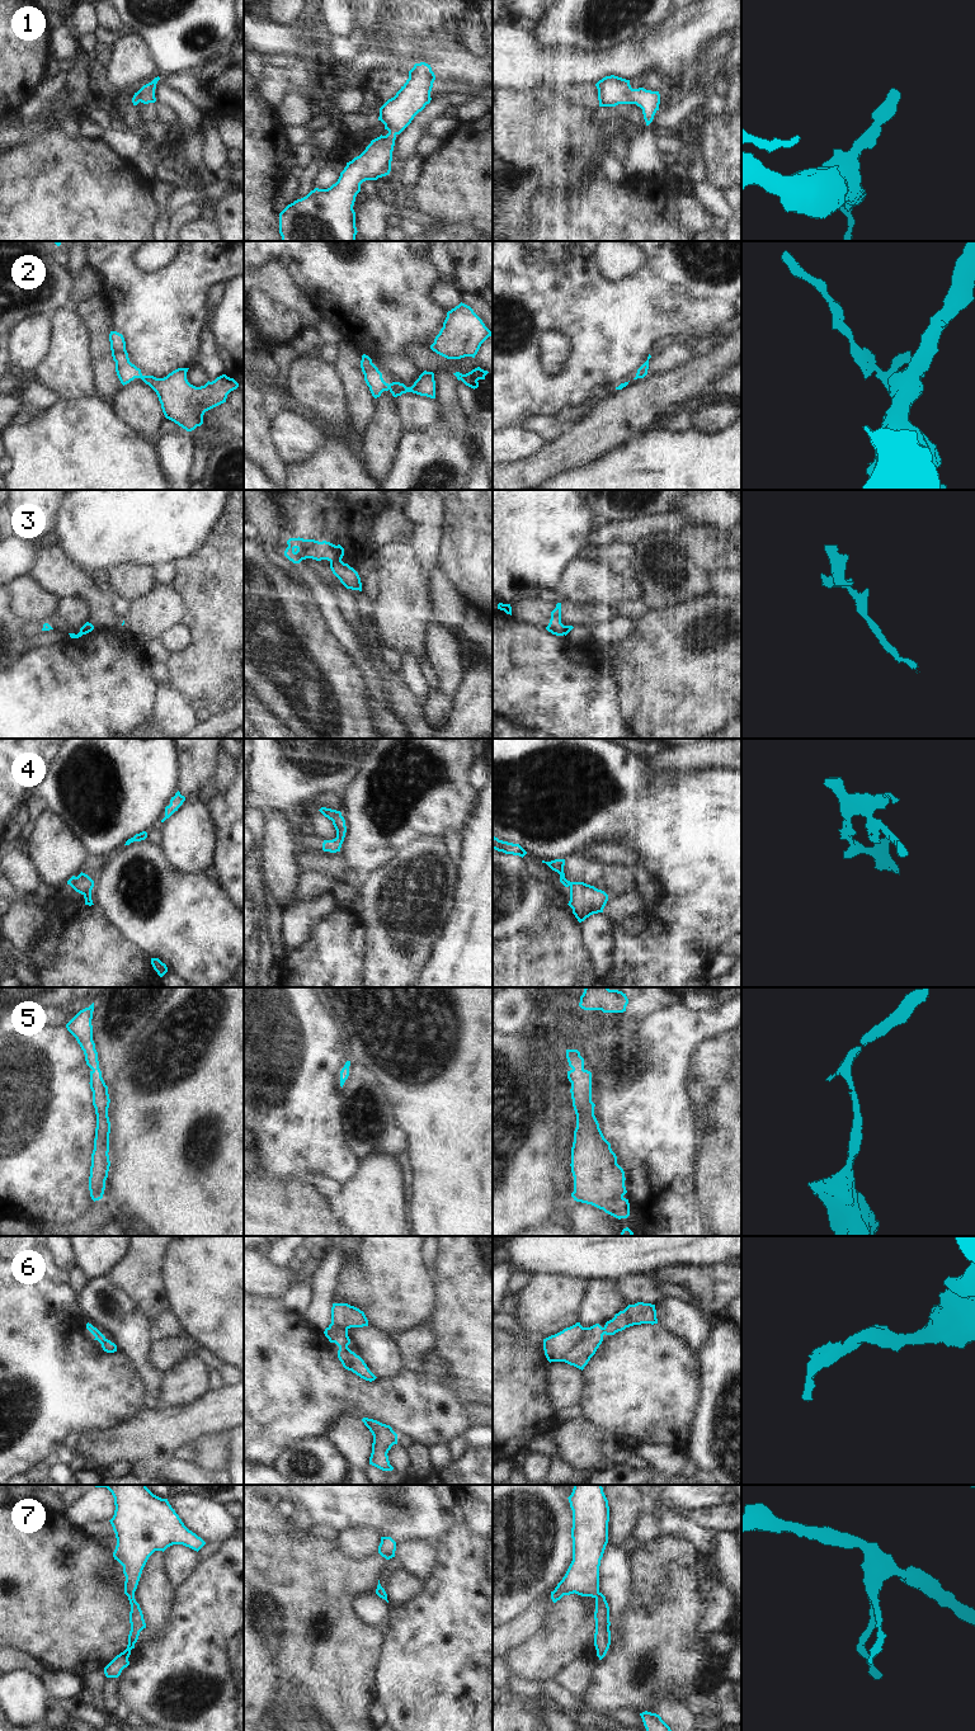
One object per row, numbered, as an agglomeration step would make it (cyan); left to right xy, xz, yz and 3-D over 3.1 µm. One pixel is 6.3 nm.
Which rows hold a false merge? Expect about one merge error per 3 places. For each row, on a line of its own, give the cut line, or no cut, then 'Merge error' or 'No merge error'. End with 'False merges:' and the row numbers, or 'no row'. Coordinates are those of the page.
1: No split. No merge error
2: No split. No merge error
3: Split along xz (340, 559), (330, 561). Merge error
4: No split. No merge error
5: No split. No merge error
6: No split. No merge error
7: No split. No merge error
False merges: 3.

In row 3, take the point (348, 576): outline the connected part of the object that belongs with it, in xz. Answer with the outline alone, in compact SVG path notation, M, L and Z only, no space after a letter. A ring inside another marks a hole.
M342 560L330 561L330 569L347 589L362 591L361 577L348 563L344 563Z

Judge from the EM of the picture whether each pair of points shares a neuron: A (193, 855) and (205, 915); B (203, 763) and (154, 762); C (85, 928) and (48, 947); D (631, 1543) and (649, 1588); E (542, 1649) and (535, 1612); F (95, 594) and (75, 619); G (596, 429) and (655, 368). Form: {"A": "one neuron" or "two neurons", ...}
{"A": "two neurons", "B": "two neurons", "C": "two neurons", "D": "two neurons", "E": "two neurons", "F": "two neurons", "G": "two neurons"}

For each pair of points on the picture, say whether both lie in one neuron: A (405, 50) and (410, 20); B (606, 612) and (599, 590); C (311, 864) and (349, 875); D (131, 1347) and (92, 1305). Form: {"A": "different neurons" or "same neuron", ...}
{"A": "same neuron", "B": "different neurons", "C": "same neuron", "D": "same neuron"}

